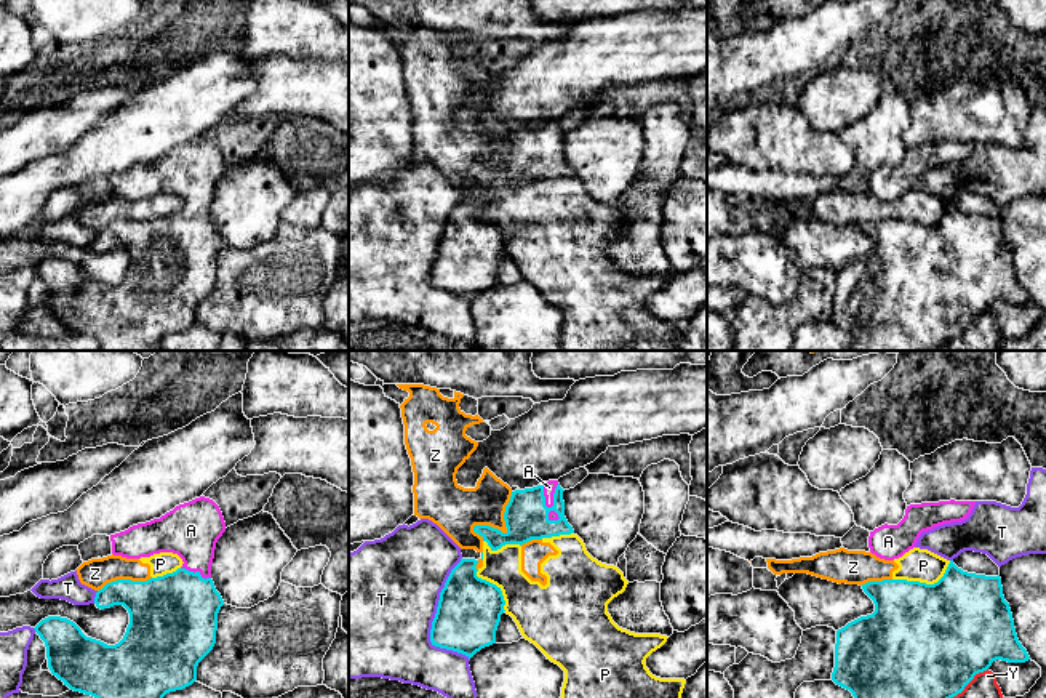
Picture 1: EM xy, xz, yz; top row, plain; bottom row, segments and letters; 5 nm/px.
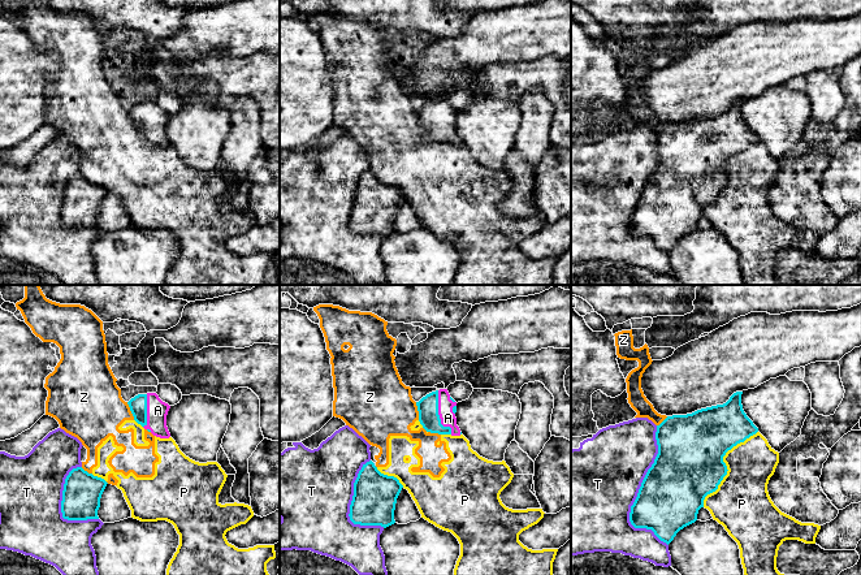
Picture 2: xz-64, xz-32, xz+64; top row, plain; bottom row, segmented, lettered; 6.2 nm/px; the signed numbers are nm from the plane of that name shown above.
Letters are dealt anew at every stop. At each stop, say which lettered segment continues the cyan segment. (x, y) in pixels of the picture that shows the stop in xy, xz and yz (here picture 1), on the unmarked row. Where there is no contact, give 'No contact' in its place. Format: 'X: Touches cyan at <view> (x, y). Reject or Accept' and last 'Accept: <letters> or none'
A: Touches cyan at xz (554, 144). Accept
P: Touches cyan at yz (925, 224). Reject
T: Touches cyan at xz (434, 260). Reject
Y: Touches cyan at yz (960, 333). Reject
Z: Touches cyan at xz (501, 173). Reject
Accept: A

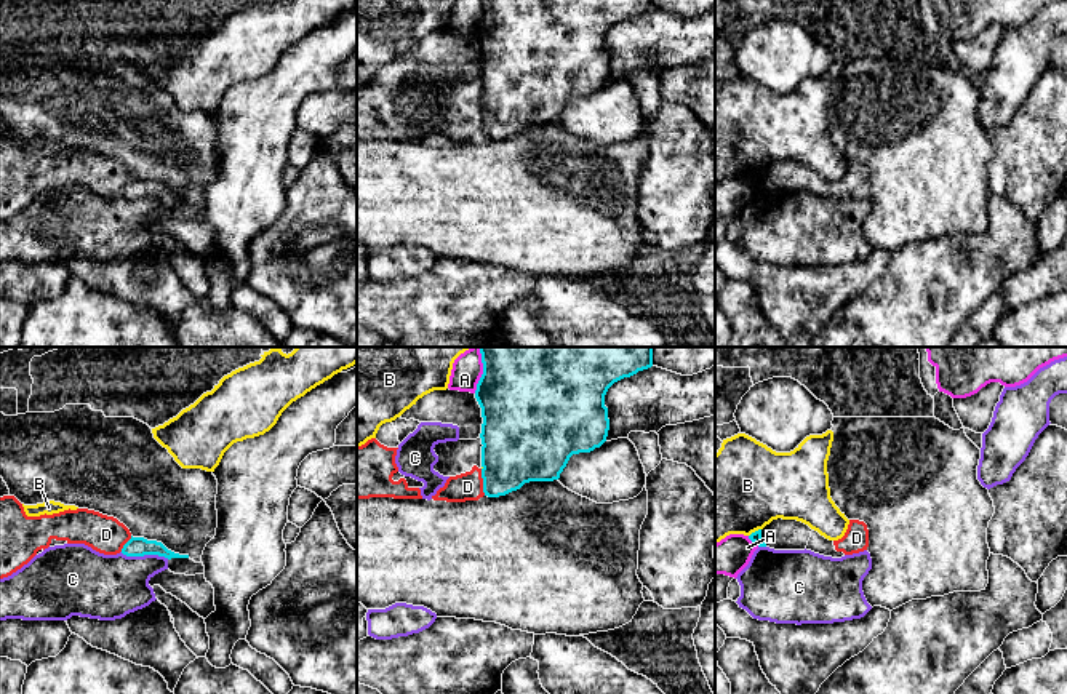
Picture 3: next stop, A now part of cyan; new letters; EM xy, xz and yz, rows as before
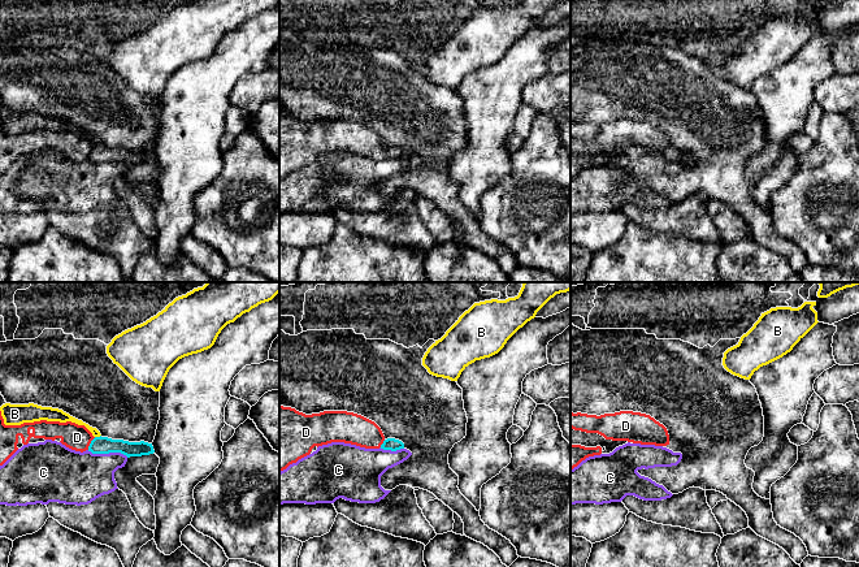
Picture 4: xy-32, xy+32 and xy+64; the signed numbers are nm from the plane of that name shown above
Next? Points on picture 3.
A: Touches cyan at xz (482, 18). Reject
B: Touches cyan at yz (755, 173). Reject
C: Touches cyan at xy (144, 195). Reject
D: Touches cyan at xz (483, 123). Reject
Accept: none

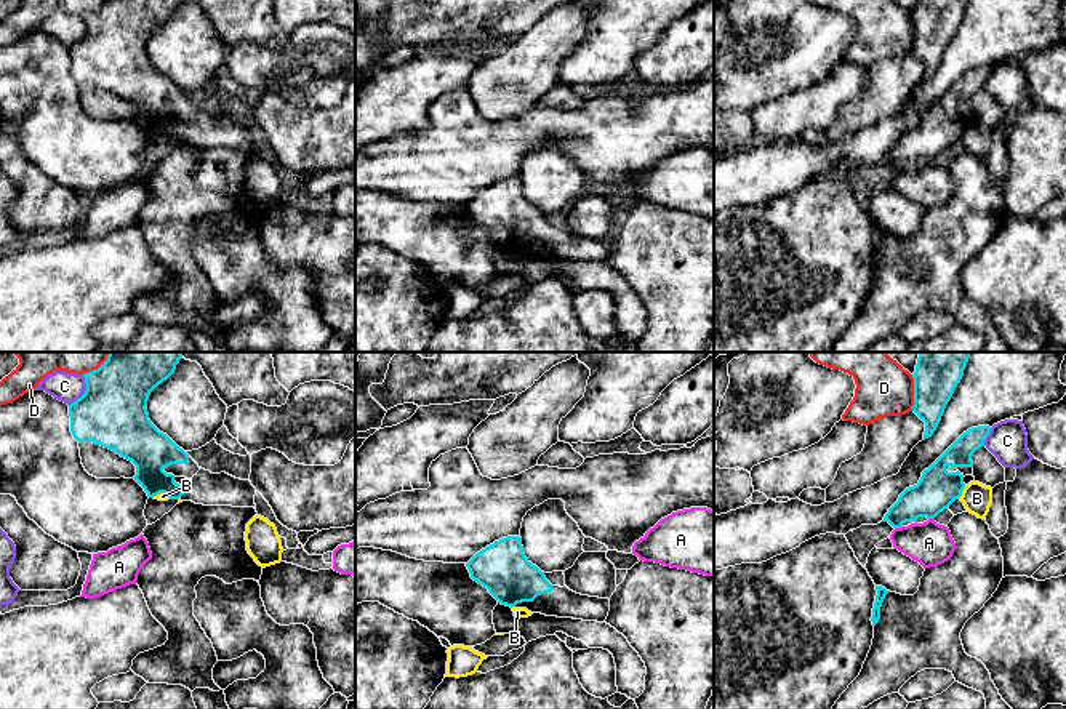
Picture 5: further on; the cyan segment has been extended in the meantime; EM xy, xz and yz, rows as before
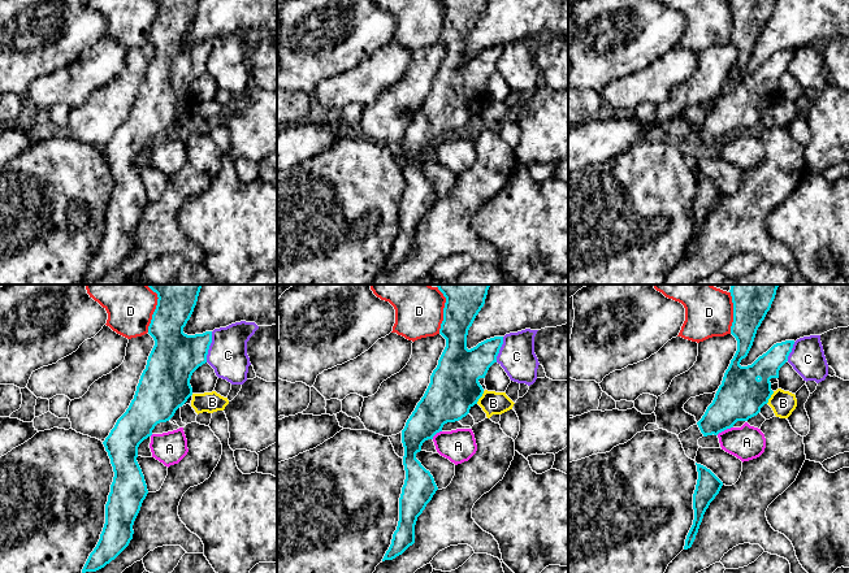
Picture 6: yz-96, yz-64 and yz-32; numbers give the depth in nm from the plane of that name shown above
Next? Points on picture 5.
A: Touches cyan at yz (898, 168). Reject
B: Touches cyan at yz (962, 132). Reject
C: Touches cyan at xy (85, 32). Reject
D: Touches cyan at yz (914, 34). Reject
Accept: none

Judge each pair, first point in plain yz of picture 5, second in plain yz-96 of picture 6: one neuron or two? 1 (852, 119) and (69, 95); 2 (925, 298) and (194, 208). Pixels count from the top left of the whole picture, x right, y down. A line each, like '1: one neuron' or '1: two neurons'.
1: two neurons
2: two neurons

